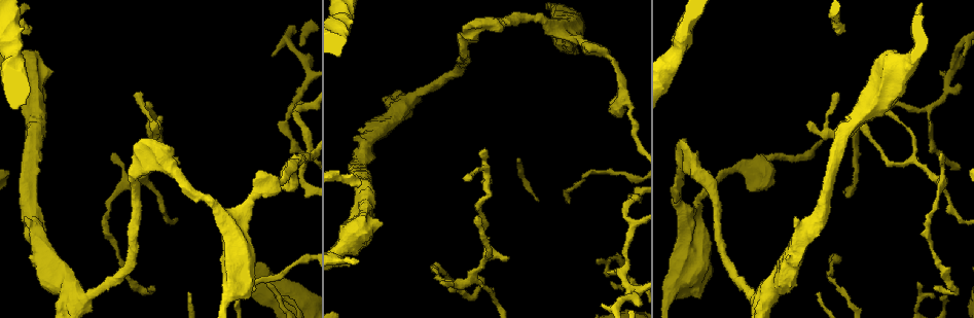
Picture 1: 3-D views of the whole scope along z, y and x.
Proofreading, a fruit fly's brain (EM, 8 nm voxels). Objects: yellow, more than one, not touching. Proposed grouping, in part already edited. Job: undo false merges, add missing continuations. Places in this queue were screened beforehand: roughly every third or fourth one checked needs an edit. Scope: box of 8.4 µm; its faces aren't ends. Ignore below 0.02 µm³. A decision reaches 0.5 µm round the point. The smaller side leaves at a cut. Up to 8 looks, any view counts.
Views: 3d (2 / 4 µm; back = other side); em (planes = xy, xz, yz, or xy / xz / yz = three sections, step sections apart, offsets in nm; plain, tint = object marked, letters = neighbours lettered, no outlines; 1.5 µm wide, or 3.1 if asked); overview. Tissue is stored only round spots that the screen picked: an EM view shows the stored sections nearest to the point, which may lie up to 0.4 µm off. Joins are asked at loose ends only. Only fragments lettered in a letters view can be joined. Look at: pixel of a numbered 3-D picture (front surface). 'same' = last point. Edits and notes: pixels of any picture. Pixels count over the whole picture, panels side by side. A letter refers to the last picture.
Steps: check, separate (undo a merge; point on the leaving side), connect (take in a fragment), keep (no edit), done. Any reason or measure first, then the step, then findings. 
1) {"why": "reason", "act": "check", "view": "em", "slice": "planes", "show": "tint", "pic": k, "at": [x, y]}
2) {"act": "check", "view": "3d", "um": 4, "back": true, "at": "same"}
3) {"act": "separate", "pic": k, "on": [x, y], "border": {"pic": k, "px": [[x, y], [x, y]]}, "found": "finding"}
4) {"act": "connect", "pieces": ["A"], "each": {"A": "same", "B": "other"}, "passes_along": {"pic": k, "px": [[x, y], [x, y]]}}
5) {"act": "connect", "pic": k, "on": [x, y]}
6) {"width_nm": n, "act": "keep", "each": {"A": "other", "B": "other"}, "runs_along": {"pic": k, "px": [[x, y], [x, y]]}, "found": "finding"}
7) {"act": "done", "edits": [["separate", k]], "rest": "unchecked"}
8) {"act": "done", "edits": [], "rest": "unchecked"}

{"act": "check", "view": "3d", "um": 2, "pic": 1, "at": [286, 191]}

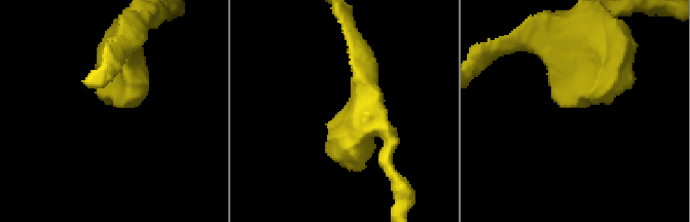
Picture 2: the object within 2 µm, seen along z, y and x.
{"act": "check", "view": "em", "slice": "planes", "show": "letters", "pic": 2, "at": [567, 106]}

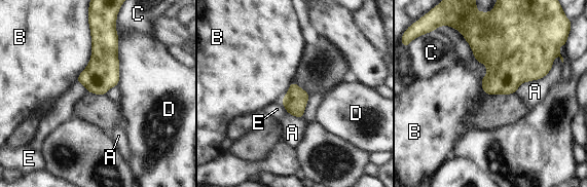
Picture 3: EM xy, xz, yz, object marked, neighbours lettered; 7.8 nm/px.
{"act": "keep", "each": {"A": "other", "B": "other", "C": "other", "D": "other", "E": "other"}, "border": {"pic": 3, "px": [[88, 23], [90, 59], [76, 81]]}, "found": "none of them fits"}

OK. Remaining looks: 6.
{"why": "branch stops here", "act": "check", "view": "em", "slice": "yz", "step": 4, "show": "letters", "pic": 1, "at": [480, 151]}

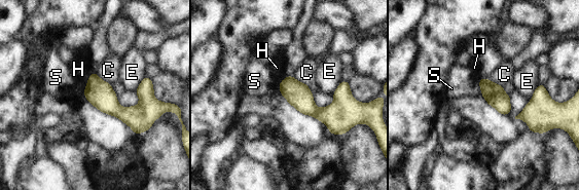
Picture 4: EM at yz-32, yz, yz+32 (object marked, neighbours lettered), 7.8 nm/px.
{"why": "another direction", "act": "check", "view": "em", "slice": "planes", "show": "letters", "at": "same"}

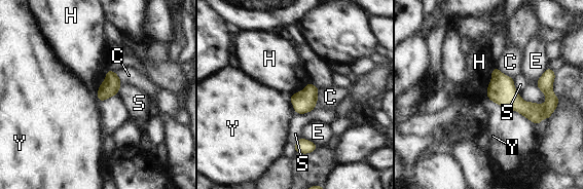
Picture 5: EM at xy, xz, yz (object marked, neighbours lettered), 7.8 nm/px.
{"width_nm": 140, "longest_contact_nm": ["H", 240], "act": "keep", "each": {"C": "other", "E": "other", "H": "other", "S": "other", "Y": "other"}, "found": "no lettered fragment goes on from it"}

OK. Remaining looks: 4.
{"why": "end of a long branch", "act": "check", "view": "em", "slice": "xy", "step": 8, "show": "tint", "pic": 1, "at": [150, 289]}

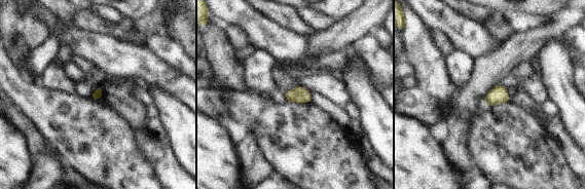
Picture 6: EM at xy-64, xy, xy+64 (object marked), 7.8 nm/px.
{"act": "check", "view": "em", "slice": "planes", "show": "letters", "at": "same"}

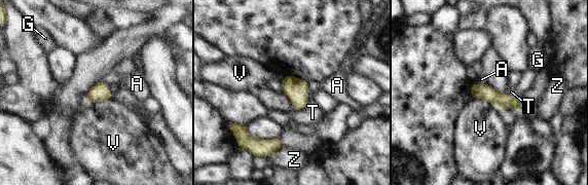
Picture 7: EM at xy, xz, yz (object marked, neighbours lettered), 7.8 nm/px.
{"longest_contact_nm": ["V", 260], "act": "keep", "each": {"A": "other", "G": "other", "T": "other", "V": "other", "Z": "other"}, "found": "none of them fits"}

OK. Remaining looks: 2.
{"act": "done", "edits": [], "rest": "unchecked"}

